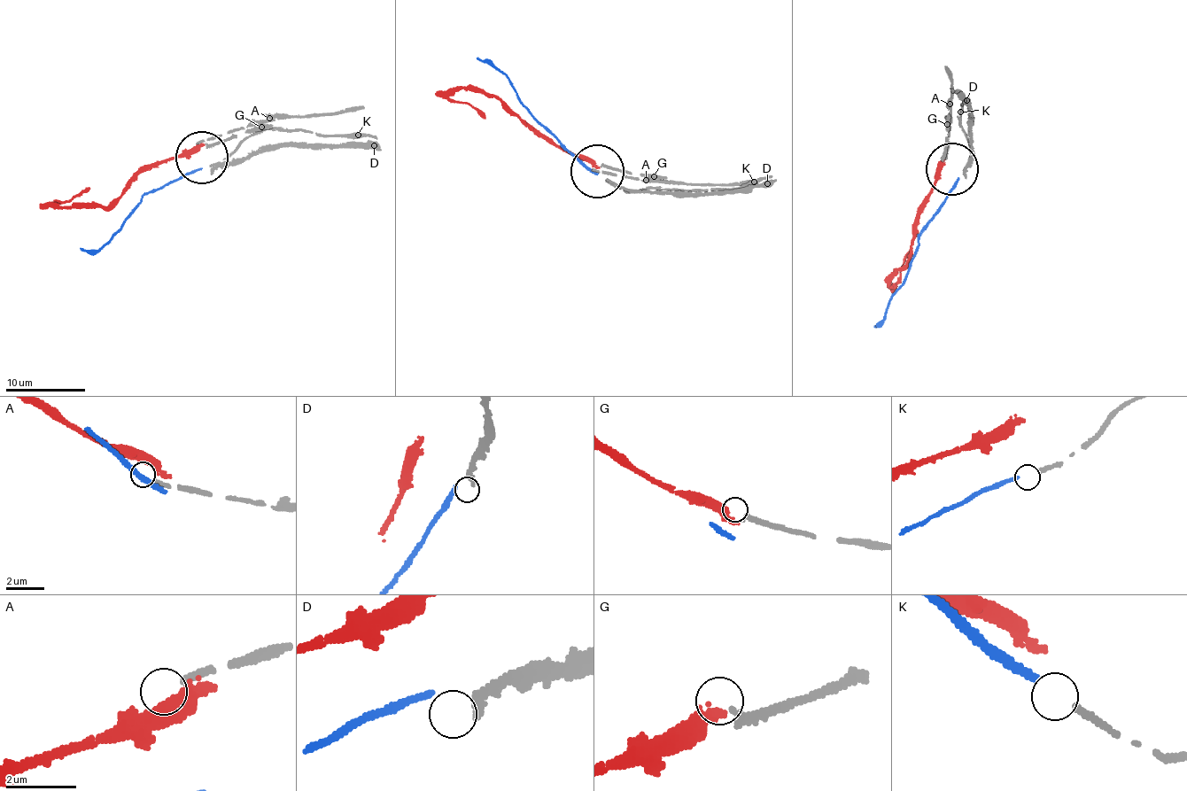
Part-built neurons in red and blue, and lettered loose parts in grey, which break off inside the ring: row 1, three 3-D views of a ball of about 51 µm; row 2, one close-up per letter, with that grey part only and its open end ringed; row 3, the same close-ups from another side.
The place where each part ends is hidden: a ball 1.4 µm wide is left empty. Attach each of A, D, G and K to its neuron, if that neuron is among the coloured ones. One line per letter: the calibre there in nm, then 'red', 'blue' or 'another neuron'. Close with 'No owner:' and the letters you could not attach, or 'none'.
A: 240 nm | another neuron
D: 280 nm | another neuron
G: 280 nm | red
K: 180 nm | blue
No owner: A, D

